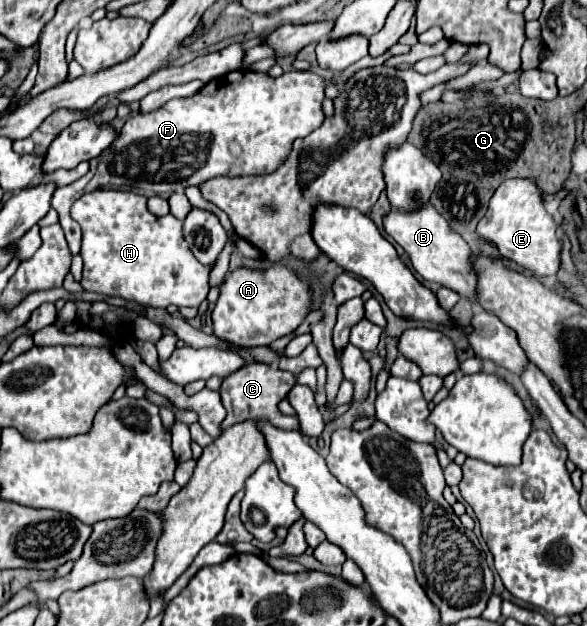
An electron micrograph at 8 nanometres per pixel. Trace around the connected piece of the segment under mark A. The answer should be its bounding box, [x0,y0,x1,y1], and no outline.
[212,264,312,348]

